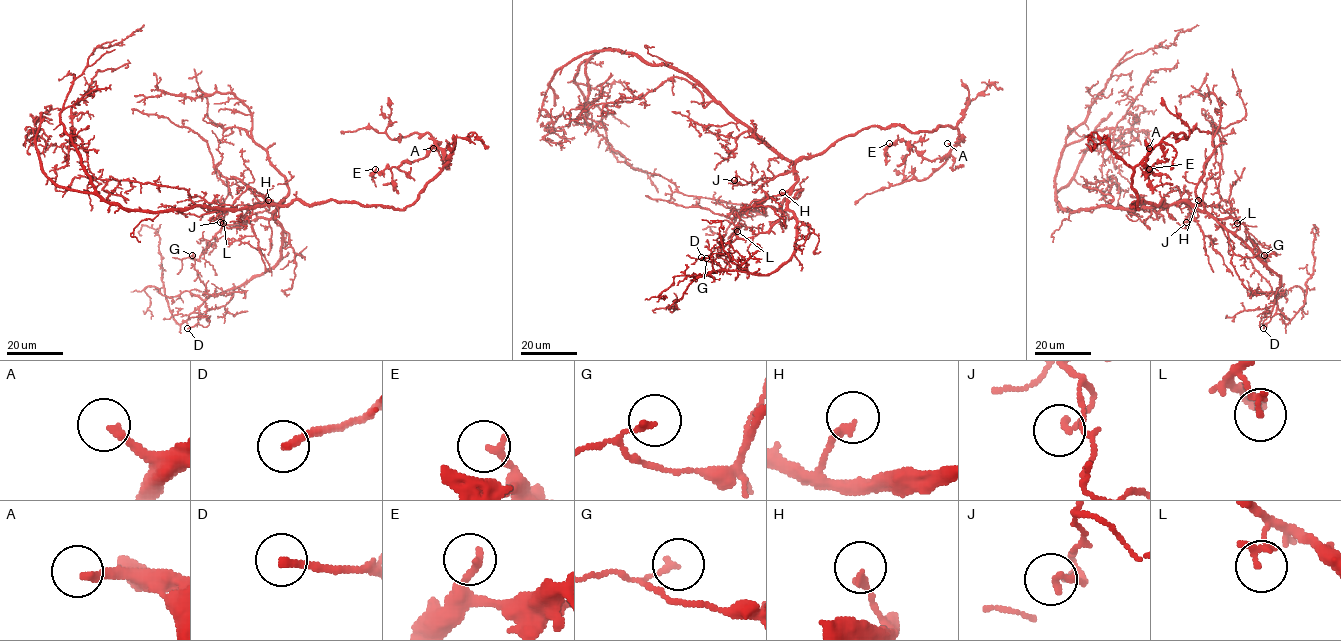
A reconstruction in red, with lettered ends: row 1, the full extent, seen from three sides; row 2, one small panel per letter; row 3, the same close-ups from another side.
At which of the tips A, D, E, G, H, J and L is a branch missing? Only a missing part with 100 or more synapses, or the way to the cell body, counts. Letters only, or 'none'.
A

